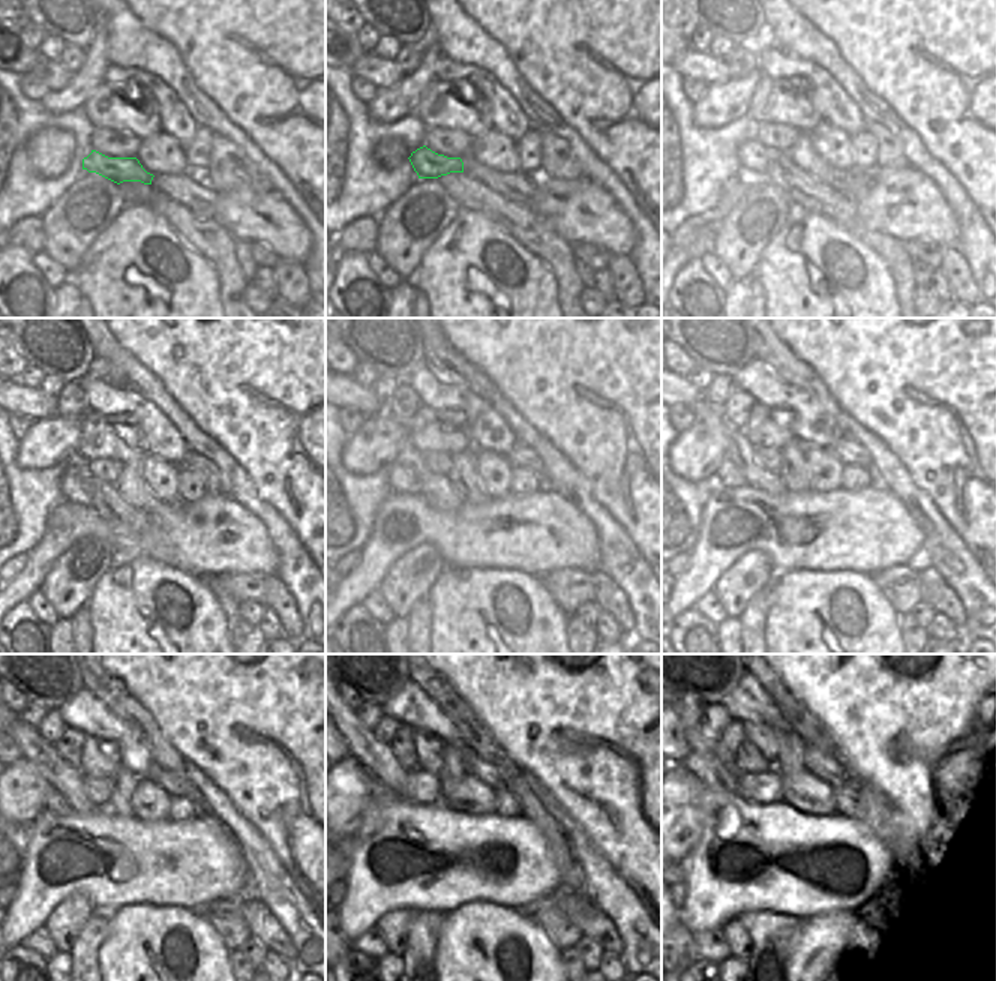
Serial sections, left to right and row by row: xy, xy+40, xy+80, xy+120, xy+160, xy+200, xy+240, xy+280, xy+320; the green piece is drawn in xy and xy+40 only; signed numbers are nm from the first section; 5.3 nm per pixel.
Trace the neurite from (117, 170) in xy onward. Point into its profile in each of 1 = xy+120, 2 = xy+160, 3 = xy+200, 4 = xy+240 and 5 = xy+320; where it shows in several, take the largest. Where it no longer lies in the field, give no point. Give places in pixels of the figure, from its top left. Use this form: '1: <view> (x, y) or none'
1: xy+120 (74, 488)
2: xy+160 (401, 482)
3: xy+200 (728, 473)
4: xy+240 (56, 804)
5: xy+320 (702, 770)

